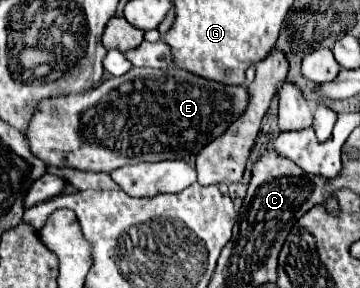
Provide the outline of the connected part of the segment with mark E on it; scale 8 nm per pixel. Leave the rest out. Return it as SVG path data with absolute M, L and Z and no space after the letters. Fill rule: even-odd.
M132 67L126 75L110 77L88 93L54 97L40 103L38 111L30 121L28 141L32 153L48 165L72 167L80 171L112 171L142 161L190 159L200 149L204 149L212 139L220 137L242 115L244 107L248 107L246 87L212 83L180 67L156 71Z

